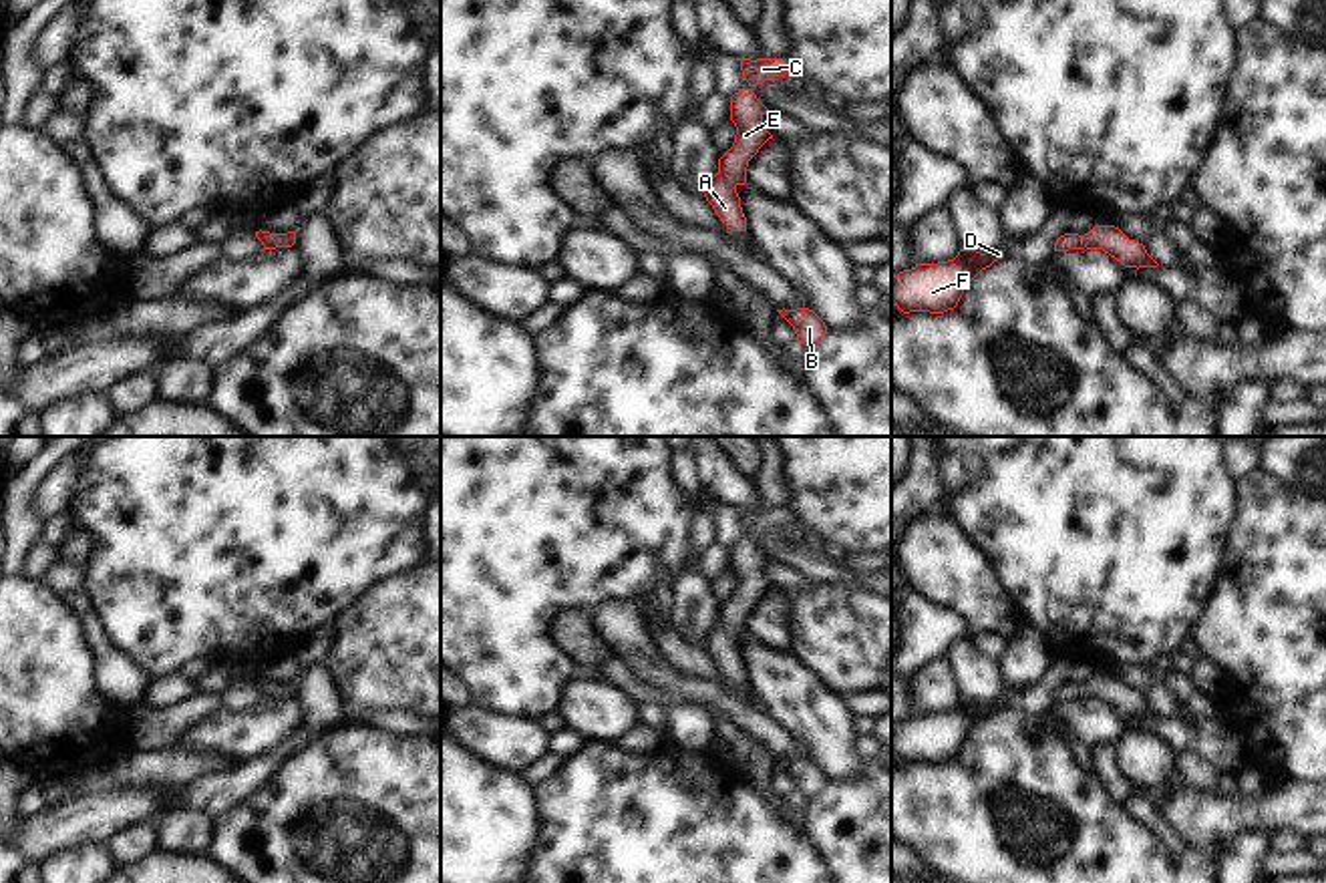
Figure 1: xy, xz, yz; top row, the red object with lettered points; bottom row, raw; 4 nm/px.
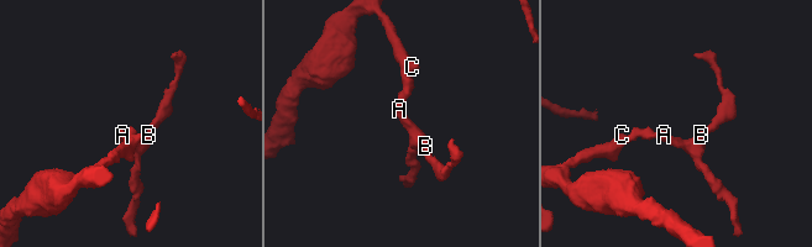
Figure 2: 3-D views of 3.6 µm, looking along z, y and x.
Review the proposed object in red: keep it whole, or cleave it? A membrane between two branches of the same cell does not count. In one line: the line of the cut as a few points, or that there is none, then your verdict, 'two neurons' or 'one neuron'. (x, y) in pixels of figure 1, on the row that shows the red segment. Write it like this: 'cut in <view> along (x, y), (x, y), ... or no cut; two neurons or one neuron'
no cut; one neuron

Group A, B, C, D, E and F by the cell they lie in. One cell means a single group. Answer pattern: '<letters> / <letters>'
A B C D E F

